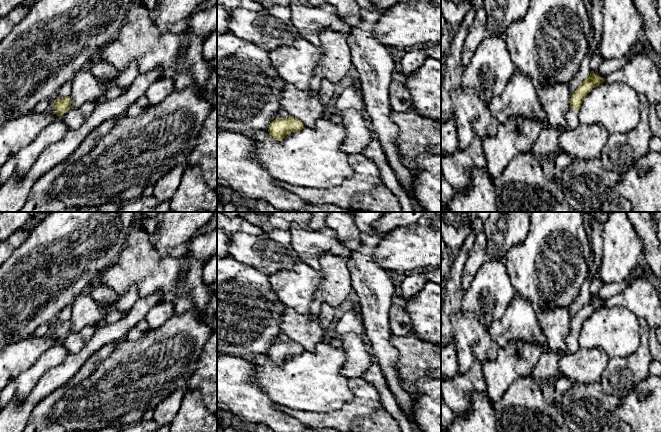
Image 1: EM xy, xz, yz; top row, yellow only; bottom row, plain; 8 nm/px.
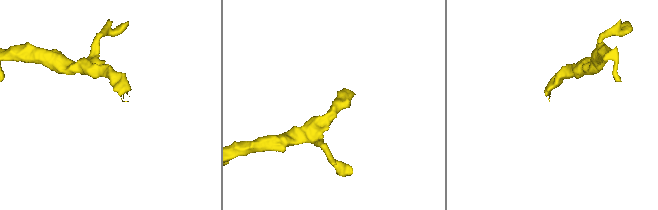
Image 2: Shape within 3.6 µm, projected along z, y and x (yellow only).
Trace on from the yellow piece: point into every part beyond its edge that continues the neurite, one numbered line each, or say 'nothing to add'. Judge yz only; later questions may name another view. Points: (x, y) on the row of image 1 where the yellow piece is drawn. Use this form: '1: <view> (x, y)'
1: yz (572, 121)

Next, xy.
1: xy (75, 117)

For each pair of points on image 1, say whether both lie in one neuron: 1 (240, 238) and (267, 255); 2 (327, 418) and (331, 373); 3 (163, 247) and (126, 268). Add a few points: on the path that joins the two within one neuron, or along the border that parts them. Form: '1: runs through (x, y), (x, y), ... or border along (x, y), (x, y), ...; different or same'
1: runs through (247, 245), (252, 250), (260, 252); same
2: border along (349, 401), (340, 408), (328, 412), (305, 411); different
3: border along (152, 238), (154, 248), (160, 254), (167, 255); different

